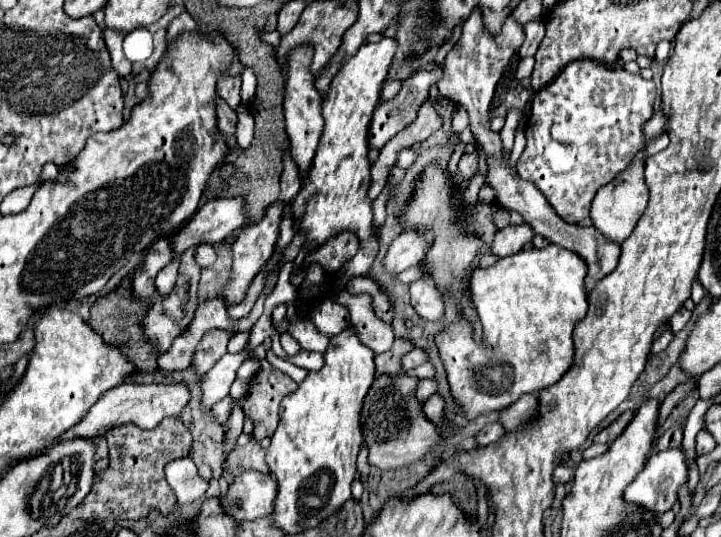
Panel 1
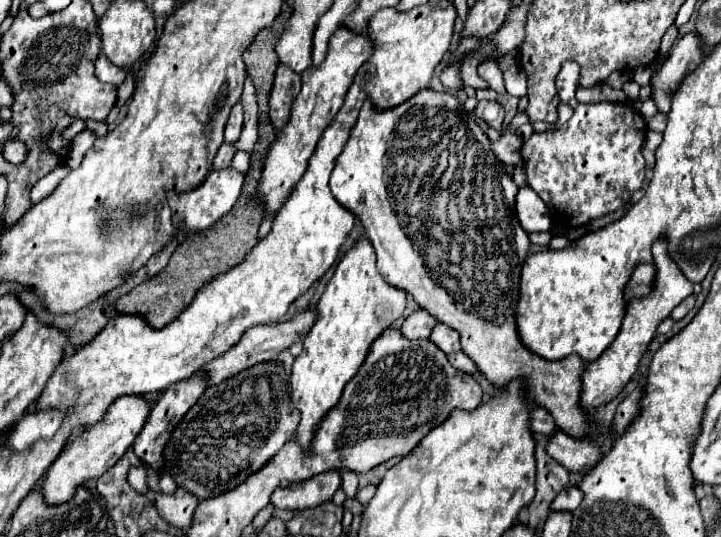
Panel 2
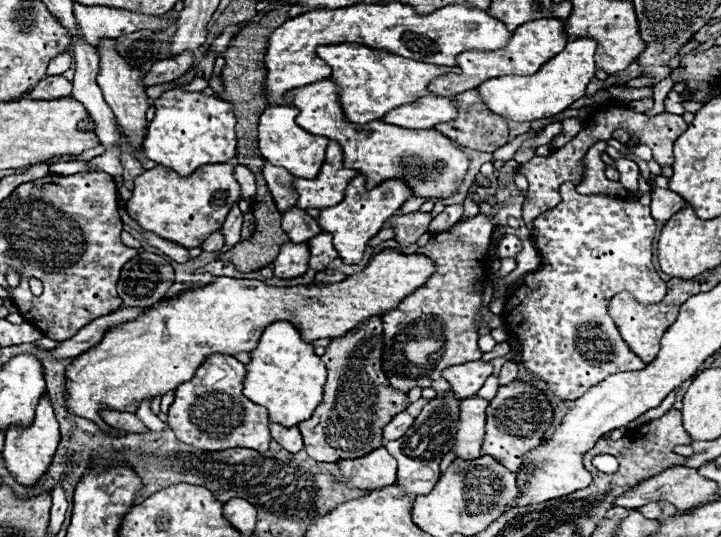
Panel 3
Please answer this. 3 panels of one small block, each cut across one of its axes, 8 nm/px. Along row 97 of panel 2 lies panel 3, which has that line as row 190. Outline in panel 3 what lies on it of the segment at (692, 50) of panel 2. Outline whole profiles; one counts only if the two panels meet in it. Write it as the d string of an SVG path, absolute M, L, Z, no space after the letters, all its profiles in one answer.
M654 188L652 190L652 216L660 222L670 220L676 212L680 212L684 206L688 206L682 196L678 196L676 192L668 190L668 188Z

